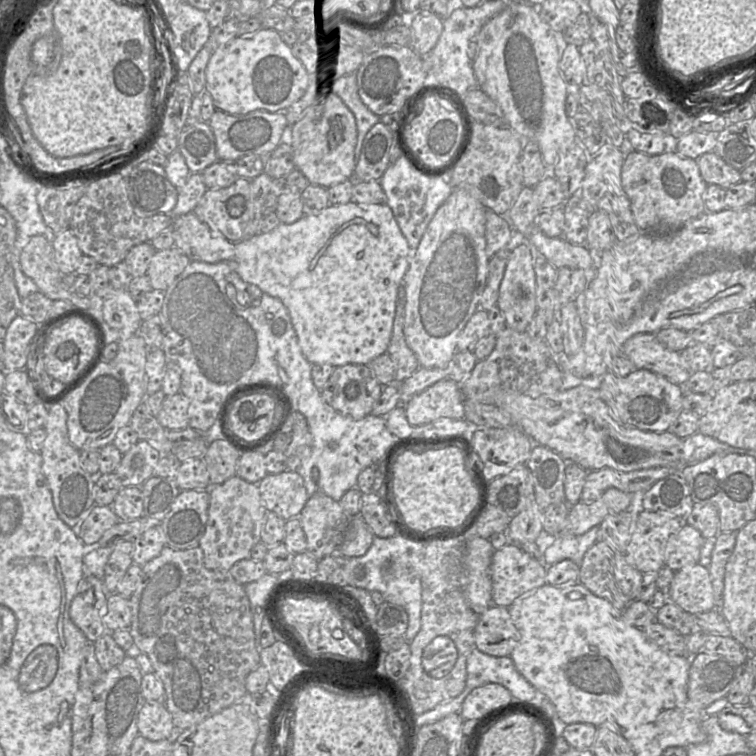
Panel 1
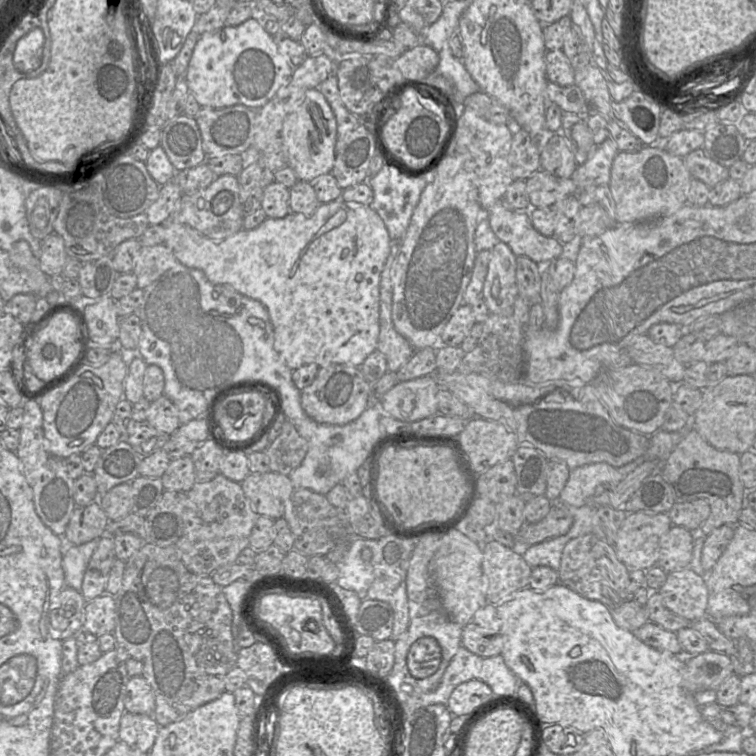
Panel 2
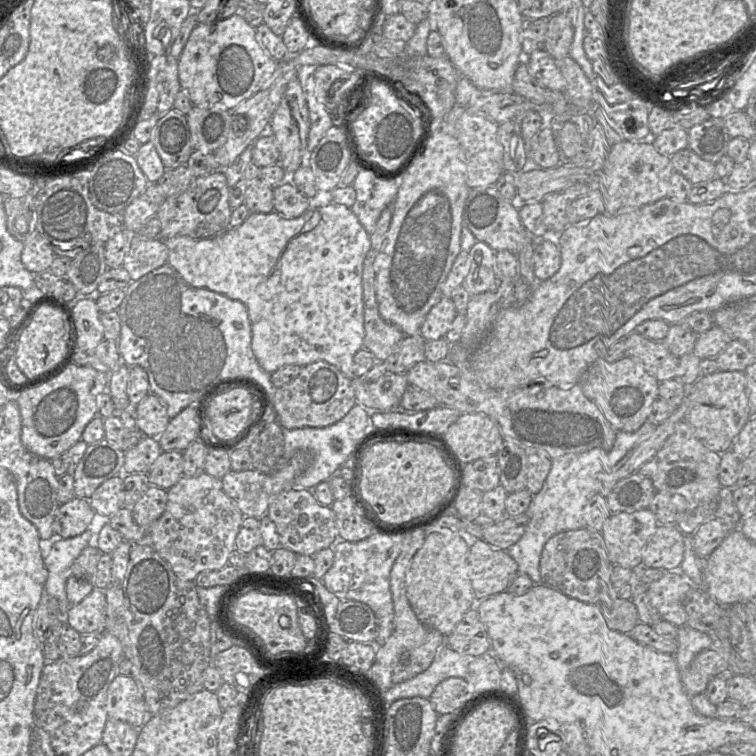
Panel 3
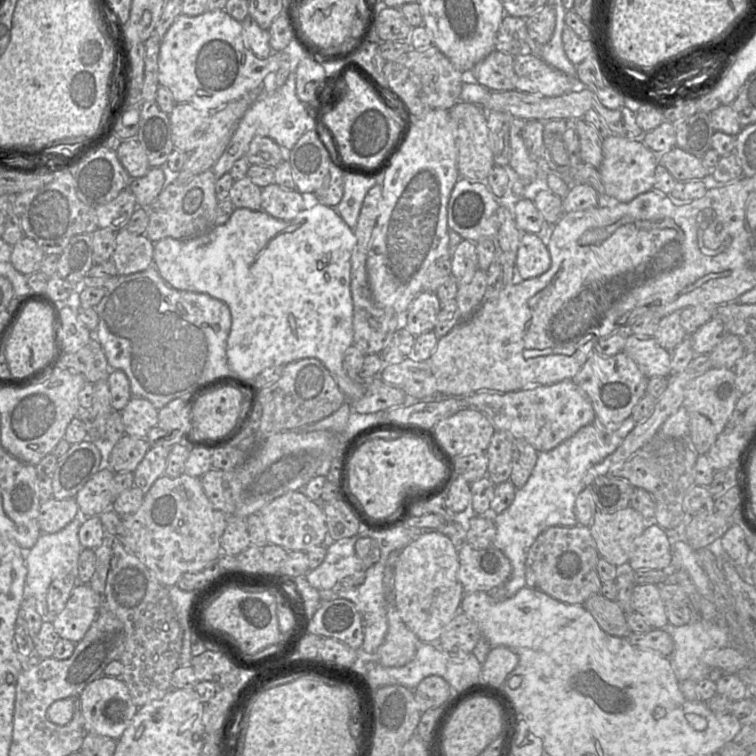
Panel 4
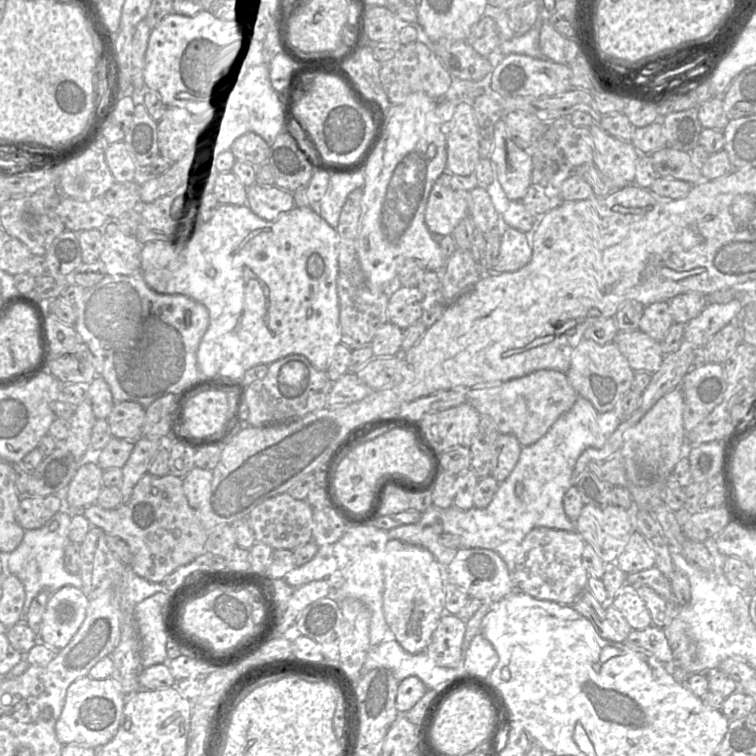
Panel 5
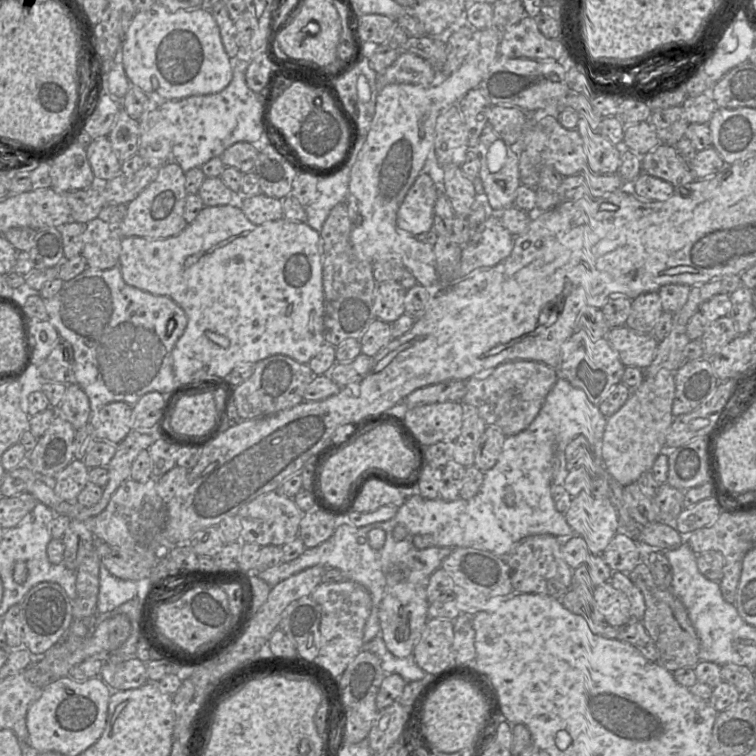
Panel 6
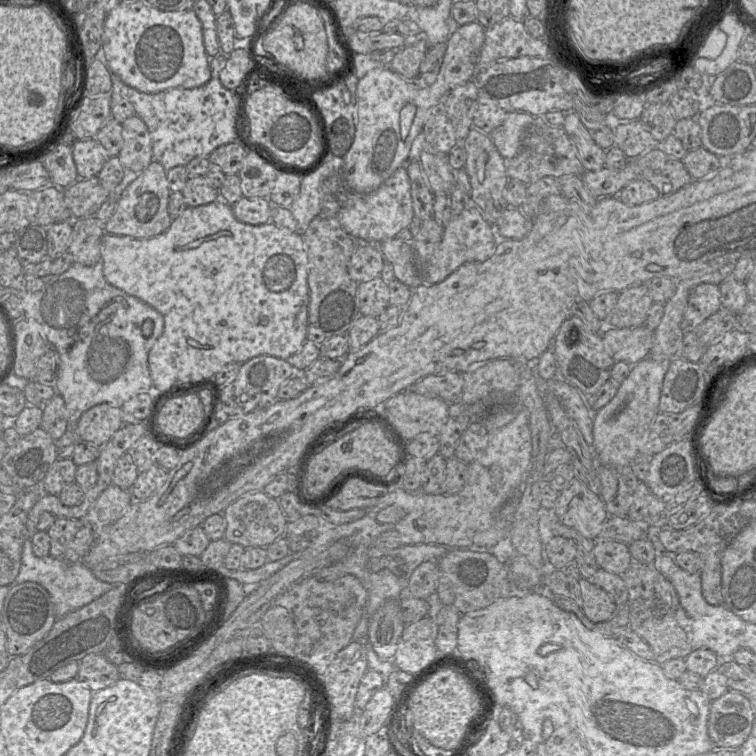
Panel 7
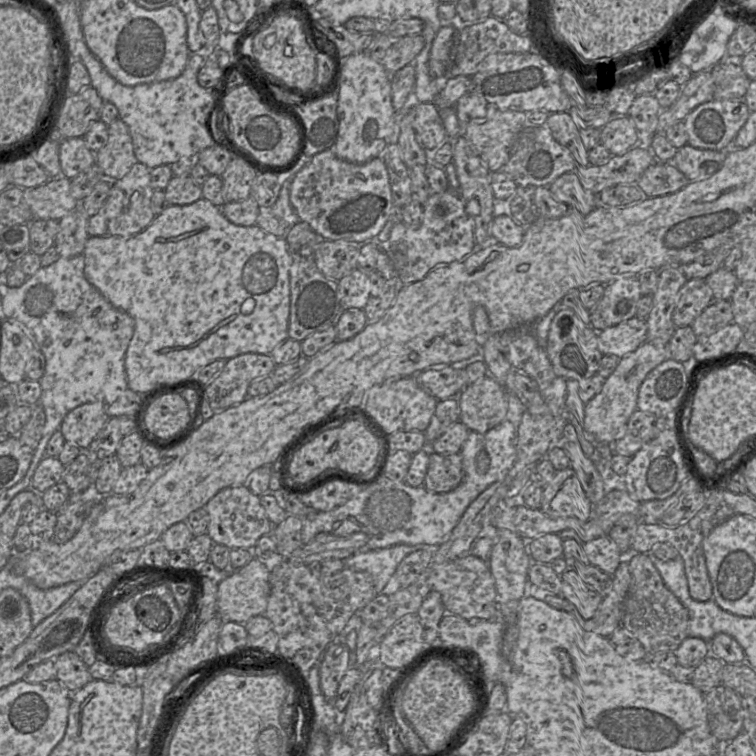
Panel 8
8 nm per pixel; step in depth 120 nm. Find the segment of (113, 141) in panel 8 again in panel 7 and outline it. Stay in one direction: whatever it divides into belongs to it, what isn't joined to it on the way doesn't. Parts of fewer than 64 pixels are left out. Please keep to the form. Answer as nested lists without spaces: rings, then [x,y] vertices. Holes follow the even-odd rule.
[[[137,115],[122,123],[122,146],[117,157],[126,170],[135,173],[142,172],[153,161],[148,128]]]

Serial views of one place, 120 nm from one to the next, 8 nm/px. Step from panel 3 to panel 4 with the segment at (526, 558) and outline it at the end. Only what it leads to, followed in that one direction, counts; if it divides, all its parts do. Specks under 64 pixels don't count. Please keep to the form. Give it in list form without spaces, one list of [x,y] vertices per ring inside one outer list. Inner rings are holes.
[[[631,417],[622,423],[607,424],[595,419],[552,450],[538,452],[536,465],[526,484],[517,489],[513,502],[506,510],[493,515],[496,535],[492,547],[500,550],[512,567],[511,576],[505,583],[487,591],[493,600],[509,599],[526,587],[527,553],[541,532],[554,526],[578,525],[574,506],[578,494],[586,487],[585,476],[588,470],[612,454],[635,425]]]

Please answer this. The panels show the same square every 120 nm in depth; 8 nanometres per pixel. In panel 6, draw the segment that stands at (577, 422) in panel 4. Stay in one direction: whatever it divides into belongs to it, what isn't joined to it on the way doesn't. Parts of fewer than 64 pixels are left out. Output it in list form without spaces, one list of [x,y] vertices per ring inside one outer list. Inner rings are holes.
[[[530,360],[504,362],[486,373],[465,381],[466,393],[460,402],[476,407],[488,426],[501,429],[506,436],[518,434],[532,423],[559,379],[556,368]]]

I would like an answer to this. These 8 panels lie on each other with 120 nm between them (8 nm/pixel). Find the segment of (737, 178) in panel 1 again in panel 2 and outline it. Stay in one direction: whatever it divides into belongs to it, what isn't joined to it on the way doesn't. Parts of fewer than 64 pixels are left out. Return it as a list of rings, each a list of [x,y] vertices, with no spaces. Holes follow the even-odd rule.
[[[702,148],[692,151],[683,159],[692,178],[709,187],[729,178],[728,168],[711,159]]]

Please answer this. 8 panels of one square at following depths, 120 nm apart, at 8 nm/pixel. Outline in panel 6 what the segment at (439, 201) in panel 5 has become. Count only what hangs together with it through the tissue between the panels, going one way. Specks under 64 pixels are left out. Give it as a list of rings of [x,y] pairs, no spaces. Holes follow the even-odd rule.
[[[421,173],[397,212],[397,226],[413,235],[430,231],[434,222],[437,198],[437,185],[428,174]]]

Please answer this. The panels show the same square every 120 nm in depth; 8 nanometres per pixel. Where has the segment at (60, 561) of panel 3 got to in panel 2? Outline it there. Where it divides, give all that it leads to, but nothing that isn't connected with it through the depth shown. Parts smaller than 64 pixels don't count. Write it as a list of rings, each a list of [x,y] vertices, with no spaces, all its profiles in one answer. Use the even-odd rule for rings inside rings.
[[[98,539],[80,545],[66,545],[62,568],[67,587],[80,591],[85,570],[97,545]]]

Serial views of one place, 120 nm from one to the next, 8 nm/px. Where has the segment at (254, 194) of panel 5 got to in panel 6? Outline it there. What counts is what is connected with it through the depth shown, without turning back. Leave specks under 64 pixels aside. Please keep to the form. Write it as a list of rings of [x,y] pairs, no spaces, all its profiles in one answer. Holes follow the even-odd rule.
[[[264,194],[250,196],[239,201],[238,207],[247,219],[256,225],[283,219],[282,199]]]

